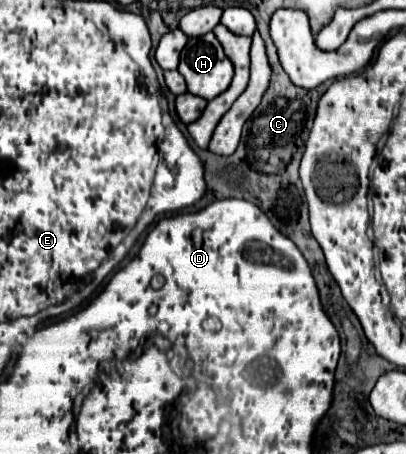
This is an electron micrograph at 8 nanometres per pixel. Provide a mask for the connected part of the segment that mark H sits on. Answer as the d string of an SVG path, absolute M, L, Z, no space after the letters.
M209 32L199 38L189 38L181 52L179 74L185 78L191 94L211 100L229 88L233 66L215 34Z

